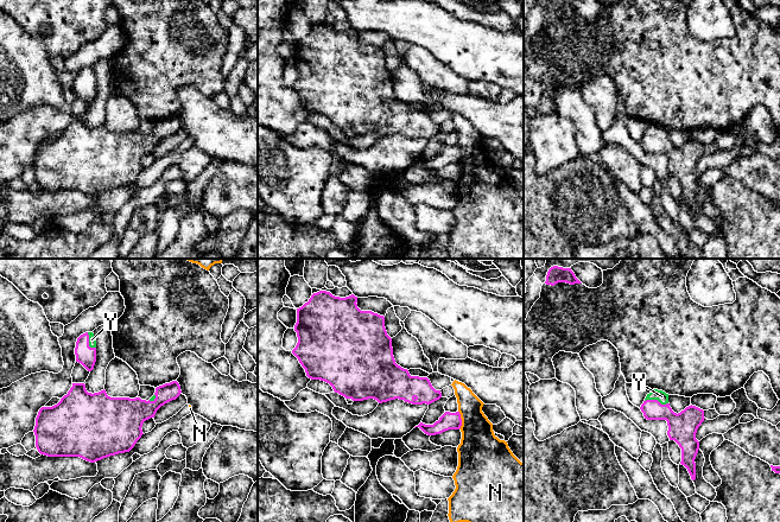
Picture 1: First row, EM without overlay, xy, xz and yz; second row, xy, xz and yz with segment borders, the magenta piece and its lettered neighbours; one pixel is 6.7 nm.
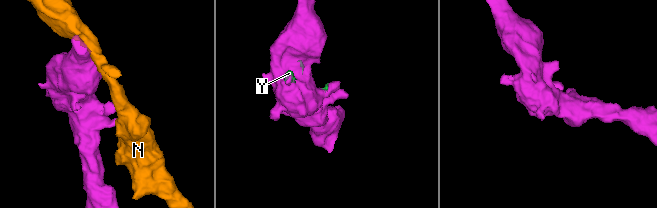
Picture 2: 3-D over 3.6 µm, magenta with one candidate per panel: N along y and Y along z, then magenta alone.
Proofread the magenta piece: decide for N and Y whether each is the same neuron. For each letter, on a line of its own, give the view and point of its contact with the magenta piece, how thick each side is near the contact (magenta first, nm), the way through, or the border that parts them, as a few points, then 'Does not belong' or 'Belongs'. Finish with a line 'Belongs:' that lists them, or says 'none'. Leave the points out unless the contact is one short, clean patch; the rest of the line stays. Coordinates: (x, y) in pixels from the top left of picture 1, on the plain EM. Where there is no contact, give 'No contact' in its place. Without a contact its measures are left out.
N: Touches magenta at xz (461, 154). Thickness 110 nm (magenta) against 300 nm. Does not belong
Y: Touches magenta at yz (657, 134). Thickness 190 nm (magenta) against 80 nm. Belongs
Belongs: Y

